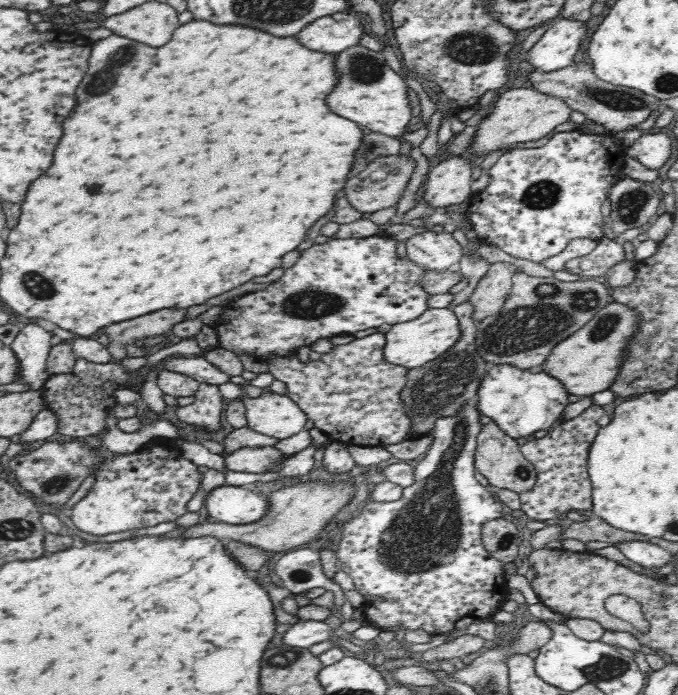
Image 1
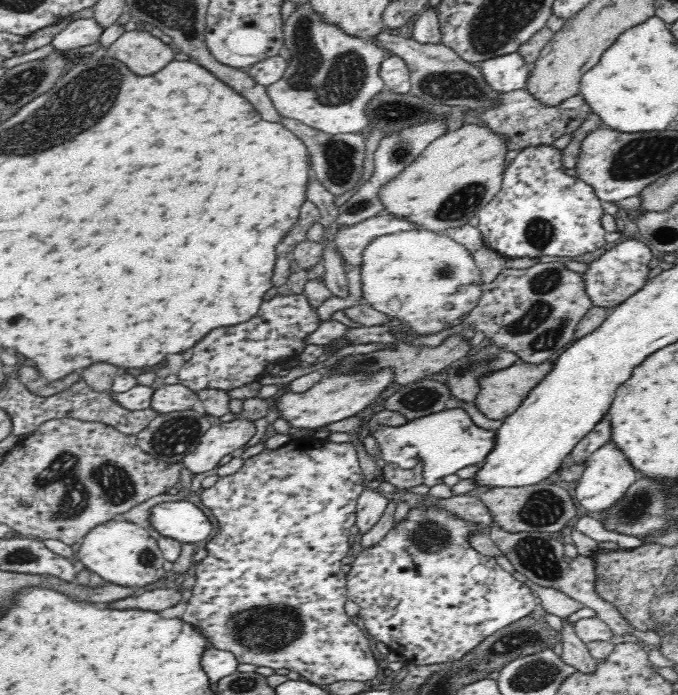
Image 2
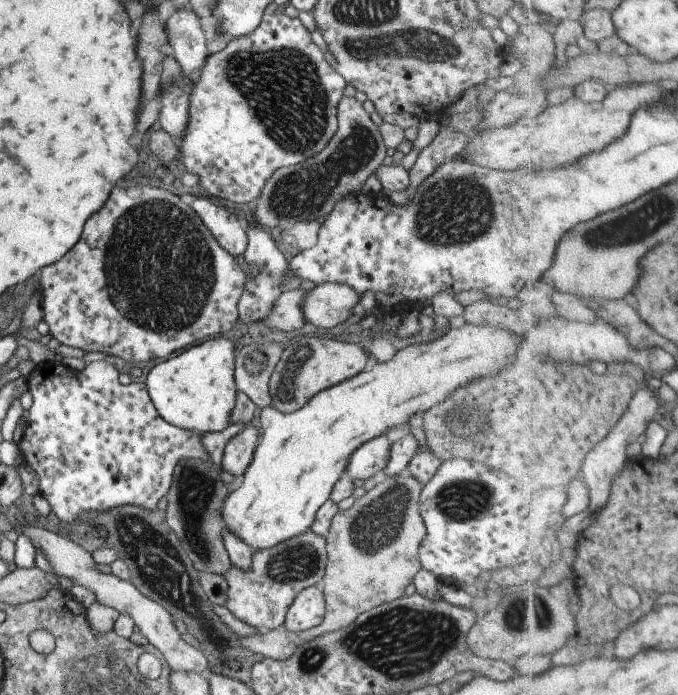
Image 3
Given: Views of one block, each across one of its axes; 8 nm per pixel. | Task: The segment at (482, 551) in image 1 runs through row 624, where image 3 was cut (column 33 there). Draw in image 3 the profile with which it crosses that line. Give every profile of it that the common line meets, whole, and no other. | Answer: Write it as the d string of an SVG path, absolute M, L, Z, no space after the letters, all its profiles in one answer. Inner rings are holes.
M100 357L97 361L89 358L86 365L79 371L65 367L60 364L60 362L46 362L34 368L28 375L26 385L32 398L32 404L28 409L29 418L25 421L23 437L19 442L18 448L21 452L23 462L27 462L35 471L35 474L37 474L37 478L39 478L37 492L45 498L51 512L53 512L61 522L69 523L75 520L76 516L78 520L81 511L84 513L90 513L91 511L106 511L113 507L124 505L125 503L132 504L133 506L139 505L147 510L151 510L153 507L156 507L159 498L166 494L170 482L172 481L173 467L179 460L199 459L205 464L208 464L206 460L206 450L201 446L197 433L181 427L176 427L168 423L164 418L161 418L152 405L151 399L146 391L145 383L121 385L117 381L117 376L118 373L115 367L105 362L105 360L102 360Z

